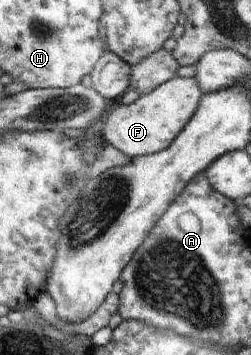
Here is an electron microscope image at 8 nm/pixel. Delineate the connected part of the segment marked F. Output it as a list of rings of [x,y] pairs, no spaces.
[[[175,76],[135,102],[113,108],[103,120],[103,138],[131,159],[165,150],[191,120],[203,95],[195,77]]]

